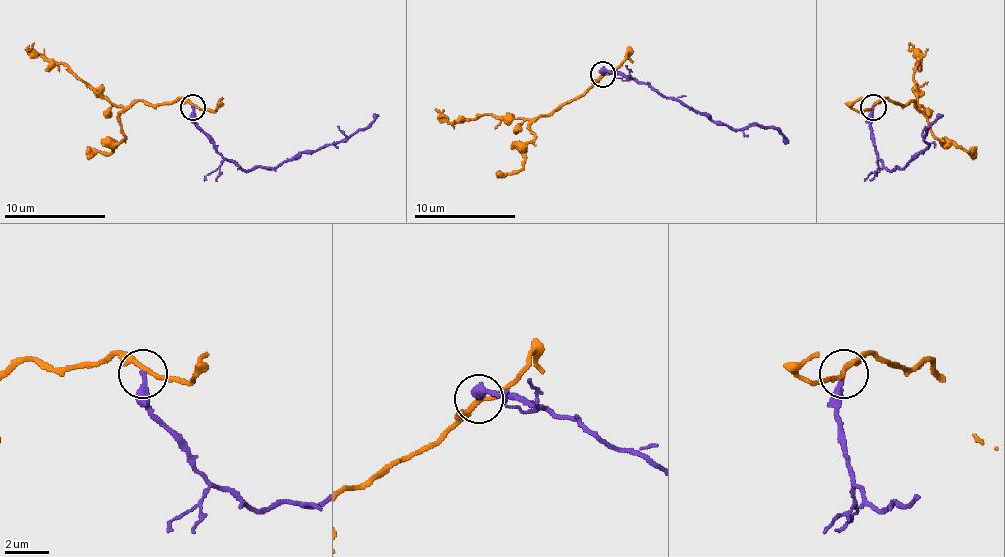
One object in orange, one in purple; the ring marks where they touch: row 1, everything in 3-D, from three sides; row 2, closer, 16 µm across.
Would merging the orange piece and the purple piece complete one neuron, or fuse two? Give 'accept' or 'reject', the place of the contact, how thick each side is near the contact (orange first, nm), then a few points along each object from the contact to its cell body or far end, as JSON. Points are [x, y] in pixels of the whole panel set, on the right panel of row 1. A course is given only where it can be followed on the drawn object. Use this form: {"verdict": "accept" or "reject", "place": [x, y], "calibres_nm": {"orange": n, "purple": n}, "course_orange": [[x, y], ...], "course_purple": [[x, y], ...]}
{"verdict": "reject", "place": [873, 107], "calibres_nm": {"orange": 190, "purple": 260}, "course_orange": [[874, 105], [889, 98], [902, 105], [912, 100], [917, 108], [914, 67], [922, 57], [907, 49]], "course_purple": [[874, 108], [871, 141], [889, 169], [902, 169], [927, 146], [924, 141], [927, 131], [942, 115]]}

